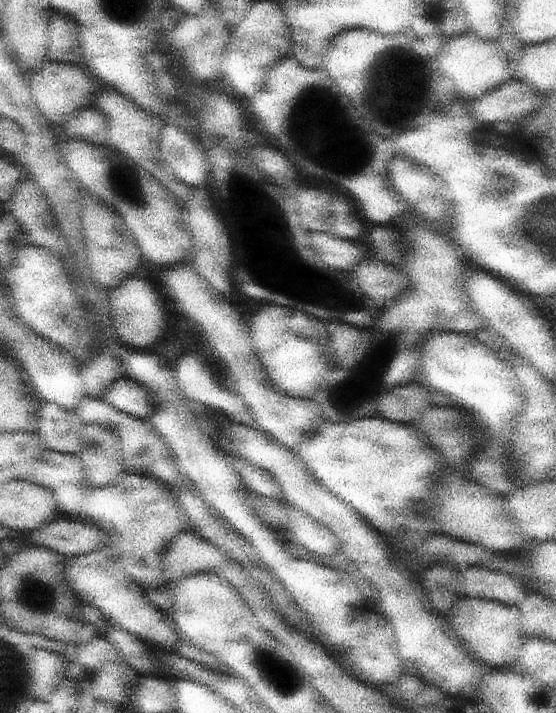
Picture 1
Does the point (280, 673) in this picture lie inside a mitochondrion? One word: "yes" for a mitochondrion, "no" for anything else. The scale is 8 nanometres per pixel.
yes

